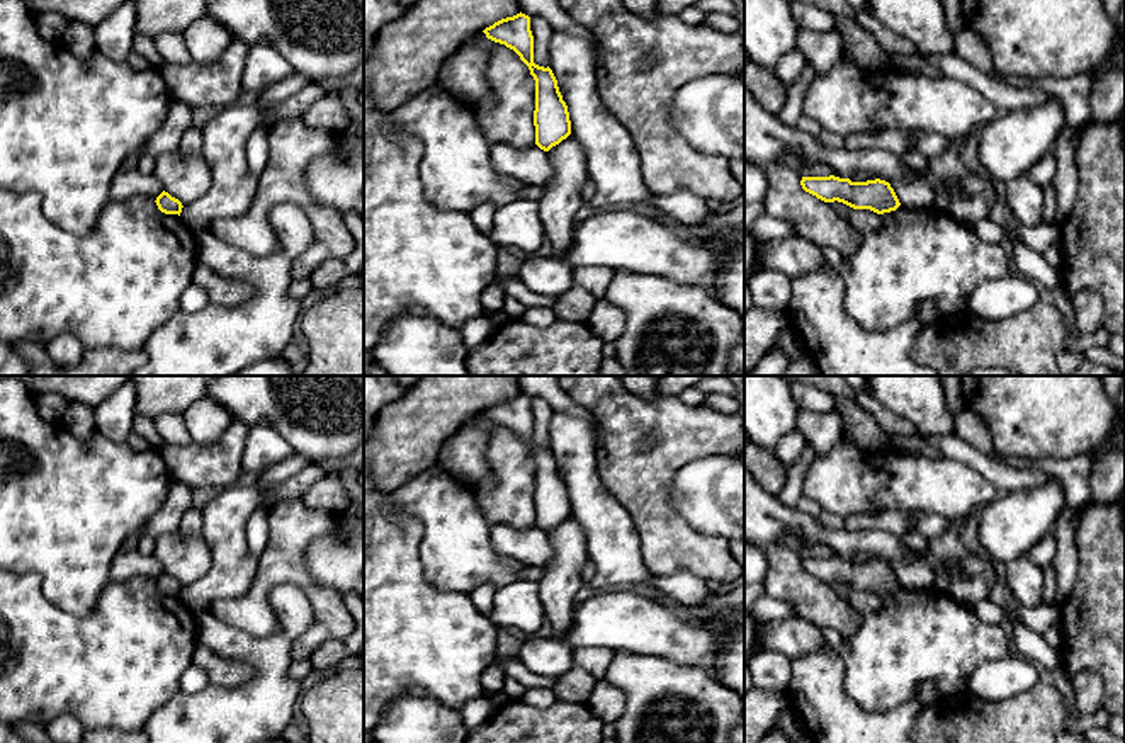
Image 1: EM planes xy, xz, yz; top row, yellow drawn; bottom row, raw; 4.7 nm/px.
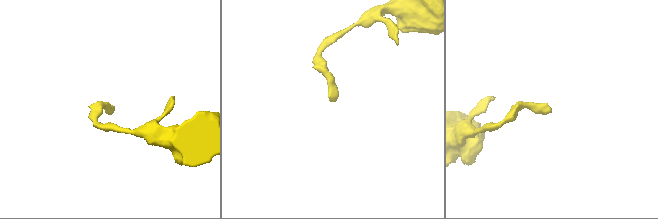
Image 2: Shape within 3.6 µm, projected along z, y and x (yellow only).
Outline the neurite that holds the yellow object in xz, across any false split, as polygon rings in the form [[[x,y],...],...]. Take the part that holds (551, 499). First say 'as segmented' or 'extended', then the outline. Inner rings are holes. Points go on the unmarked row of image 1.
as segmented | [[[520,393],[495,403],[483,413],[488,420],[513,430],[529,447],[535,461],[535,525],[549,532],[571,515],[571,502],[552,451],[534,444],[530,398]]]

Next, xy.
as segmented | [[[161,573],[158,578],[156,578],[156,587],[161,593],[165,595],[178,595],[182,593],[182,583],[175,578],[172,578],[168,573]]]

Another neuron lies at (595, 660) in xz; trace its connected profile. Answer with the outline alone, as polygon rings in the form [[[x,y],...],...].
[[[581,648],[574,649],[574,666],[586,670],[596,680],[603,678],[612,660],[613,649],[607,648]]]

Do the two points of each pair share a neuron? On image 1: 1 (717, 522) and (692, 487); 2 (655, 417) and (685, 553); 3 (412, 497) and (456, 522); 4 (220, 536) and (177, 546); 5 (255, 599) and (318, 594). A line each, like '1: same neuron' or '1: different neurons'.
1: same neuron
2: same neuron
3: same neuron
4: different neurons
5: same neuron

